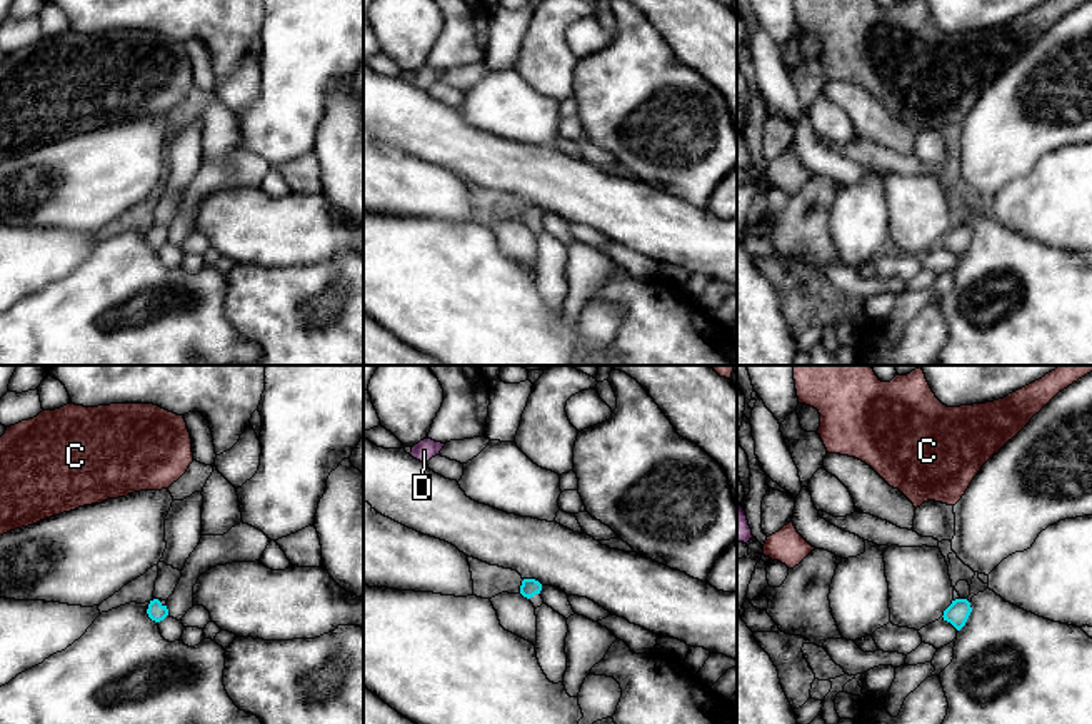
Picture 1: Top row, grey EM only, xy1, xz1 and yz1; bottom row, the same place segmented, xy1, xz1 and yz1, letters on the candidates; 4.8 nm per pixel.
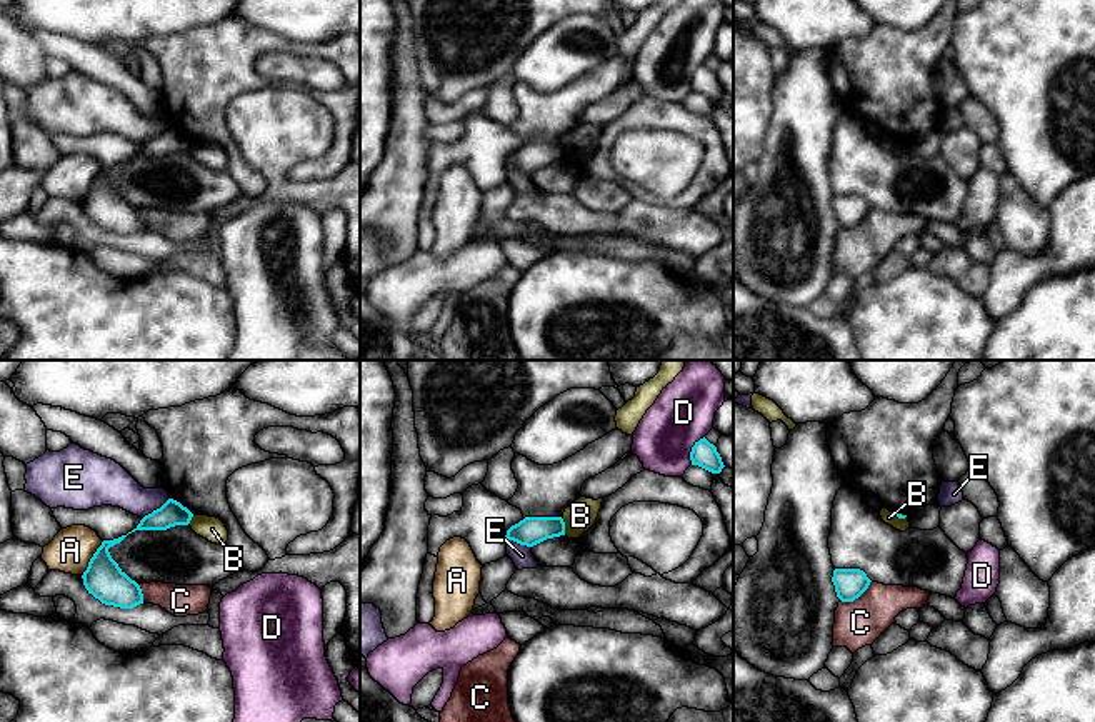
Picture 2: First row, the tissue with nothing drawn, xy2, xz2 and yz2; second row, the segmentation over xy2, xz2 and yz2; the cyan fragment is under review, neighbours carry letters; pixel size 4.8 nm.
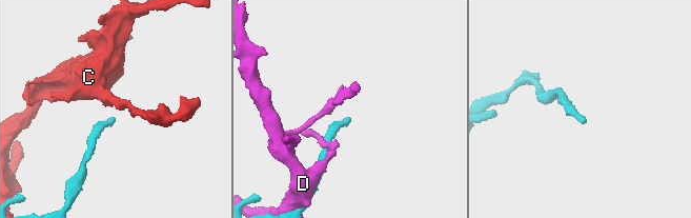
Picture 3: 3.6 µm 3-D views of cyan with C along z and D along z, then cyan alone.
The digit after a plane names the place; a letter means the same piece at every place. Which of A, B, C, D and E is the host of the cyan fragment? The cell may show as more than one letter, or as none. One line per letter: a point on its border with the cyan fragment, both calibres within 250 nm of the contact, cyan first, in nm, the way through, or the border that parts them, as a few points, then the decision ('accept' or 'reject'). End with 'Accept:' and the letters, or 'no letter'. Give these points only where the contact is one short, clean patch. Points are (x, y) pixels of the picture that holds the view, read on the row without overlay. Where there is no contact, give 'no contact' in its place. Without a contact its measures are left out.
A: contact xy2 (90, 185); calibres 190 and 200 nm; border xy2 (104, 167), (82, 202); reject
B: contact xz2 (564, 152); calibres 140 and 150 nm; border xz2 (560, 144), (565, 160); reject
C: contact yz2 (857, 224); calibres 150 and 220 nm; reject
D: contact xz2 (692, 77); calibres 130 and 300 nm; reject
E: contact xy2 (157, 135); calibres 120 and 190 nm; border xy2 (169, 124), (144, 144); reject
Accept: no letter

